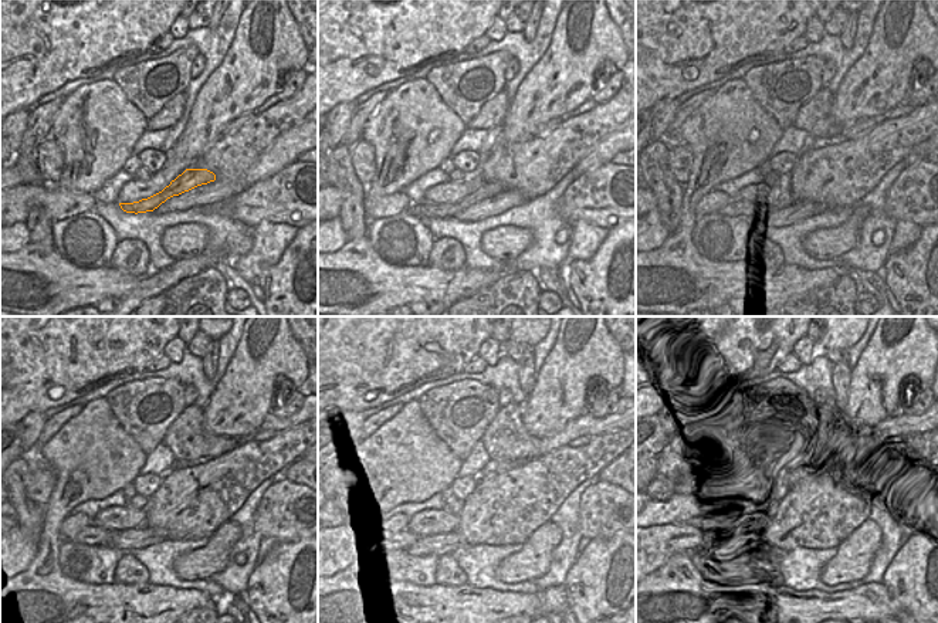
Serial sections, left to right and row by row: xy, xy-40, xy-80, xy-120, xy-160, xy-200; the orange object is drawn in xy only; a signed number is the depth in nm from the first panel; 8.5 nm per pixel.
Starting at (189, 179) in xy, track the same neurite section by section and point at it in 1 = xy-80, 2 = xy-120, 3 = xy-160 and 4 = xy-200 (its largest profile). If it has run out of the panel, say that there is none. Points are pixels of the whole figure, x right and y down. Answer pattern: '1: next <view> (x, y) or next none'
1: next xy-80 (749, 217)
2: next xy-120 (90, 535)
3: next xy-160 (405, 538)
4: next xy-200 (664, 541)

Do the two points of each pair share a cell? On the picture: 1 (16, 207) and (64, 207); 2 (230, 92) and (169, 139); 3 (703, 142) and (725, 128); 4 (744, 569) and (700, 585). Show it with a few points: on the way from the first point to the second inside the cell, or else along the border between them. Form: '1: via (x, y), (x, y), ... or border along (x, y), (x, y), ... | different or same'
1: via (27, 200), (53, 200) | same
2: border along (195, 98), (183, 132), (165, 152) | different
3: via (708, 136), (720, 134) | same
4: border along (697, 558), (697, 564), (710, 575), (751, 583) | different

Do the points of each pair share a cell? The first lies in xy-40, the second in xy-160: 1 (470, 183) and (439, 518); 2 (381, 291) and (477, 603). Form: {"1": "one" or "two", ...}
{"1": "one", "2": "one"}

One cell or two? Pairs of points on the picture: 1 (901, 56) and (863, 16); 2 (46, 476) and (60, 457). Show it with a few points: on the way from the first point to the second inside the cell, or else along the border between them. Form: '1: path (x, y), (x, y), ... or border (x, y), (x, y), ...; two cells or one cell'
1: border (877, 14), (869, 43), (860, 56); two cells
2: border (51, 467), (56, 474), (56, 486), (48, 500); two cells

